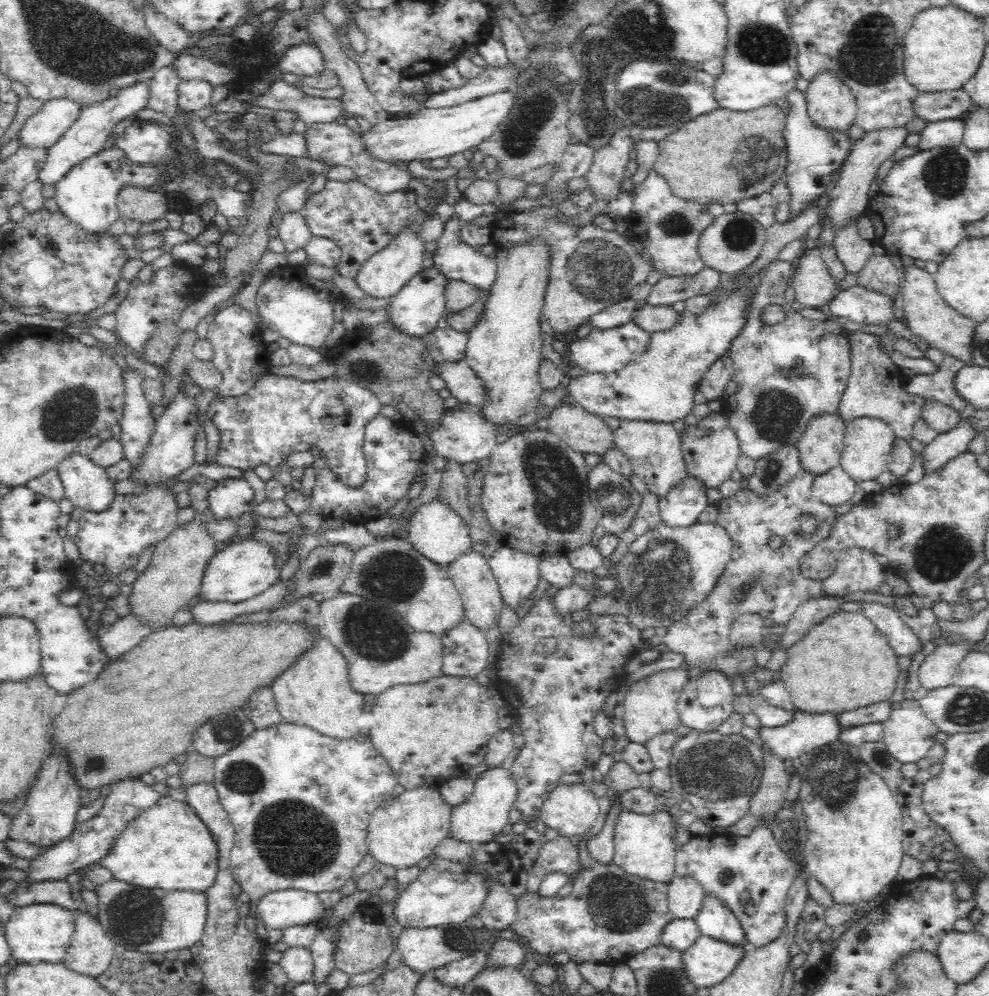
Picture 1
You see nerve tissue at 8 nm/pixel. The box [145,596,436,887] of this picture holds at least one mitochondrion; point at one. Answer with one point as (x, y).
(286, 836)

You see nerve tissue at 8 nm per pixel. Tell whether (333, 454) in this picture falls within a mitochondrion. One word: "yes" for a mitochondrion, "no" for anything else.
no

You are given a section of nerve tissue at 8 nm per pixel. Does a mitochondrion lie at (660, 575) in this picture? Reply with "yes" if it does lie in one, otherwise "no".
yes

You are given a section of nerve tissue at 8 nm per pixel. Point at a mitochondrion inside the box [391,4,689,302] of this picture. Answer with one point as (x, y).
(521, 135)

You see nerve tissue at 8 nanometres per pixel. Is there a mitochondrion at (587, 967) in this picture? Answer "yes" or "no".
no

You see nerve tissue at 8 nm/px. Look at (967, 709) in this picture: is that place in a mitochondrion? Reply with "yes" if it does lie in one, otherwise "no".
yes

